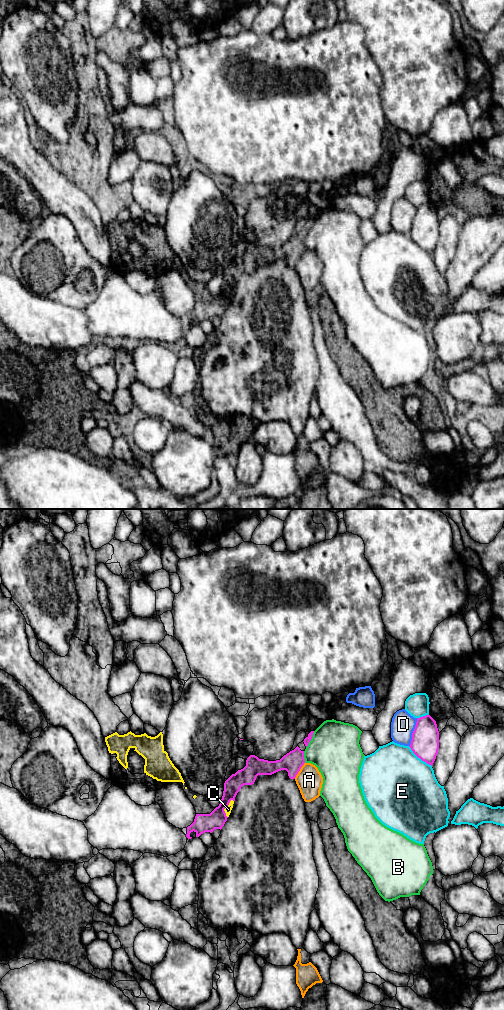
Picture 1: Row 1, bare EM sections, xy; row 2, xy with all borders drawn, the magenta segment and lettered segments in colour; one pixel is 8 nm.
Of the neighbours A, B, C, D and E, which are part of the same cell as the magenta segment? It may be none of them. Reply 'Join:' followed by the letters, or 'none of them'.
Join: none of them

